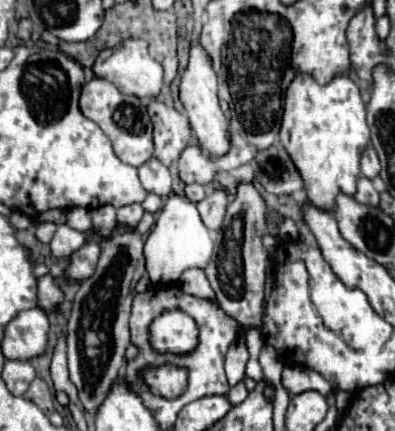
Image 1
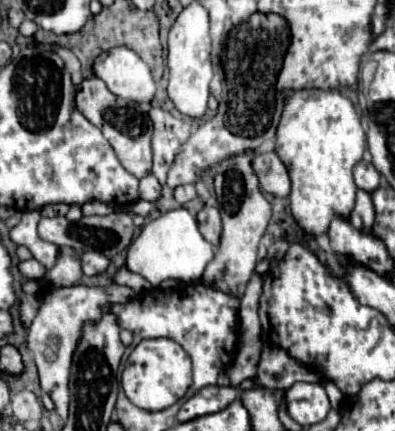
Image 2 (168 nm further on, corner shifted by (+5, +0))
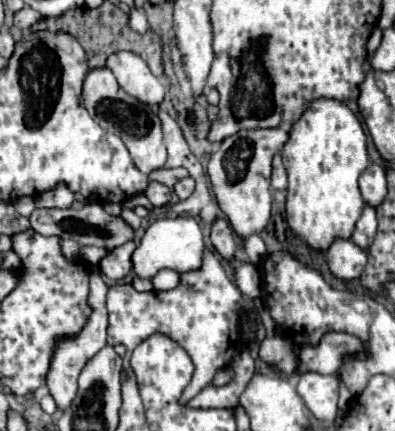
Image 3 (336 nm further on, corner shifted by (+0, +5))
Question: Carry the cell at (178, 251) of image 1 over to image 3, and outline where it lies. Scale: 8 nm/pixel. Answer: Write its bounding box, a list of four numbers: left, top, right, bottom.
[132,216,206,278]

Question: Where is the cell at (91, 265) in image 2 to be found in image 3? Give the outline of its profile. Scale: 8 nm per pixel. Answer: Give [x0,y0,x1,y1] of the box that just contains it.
[98,242,136,280]

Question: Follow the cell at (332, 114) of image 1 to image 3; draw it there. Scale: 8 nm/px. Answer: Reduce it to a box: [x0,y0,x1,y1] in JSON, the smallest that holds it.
[282,98,368,250]

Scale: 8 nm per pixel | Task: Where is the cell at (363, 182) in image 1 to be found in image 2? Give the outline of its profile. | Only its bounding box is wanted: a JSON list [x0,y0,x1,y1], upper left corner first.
[349,189,375,231]

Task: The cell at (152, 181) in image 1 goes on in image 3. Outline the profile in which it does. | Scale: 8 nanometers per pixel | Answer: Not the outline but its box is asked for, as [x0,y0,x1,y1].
[144,182,170,206]

